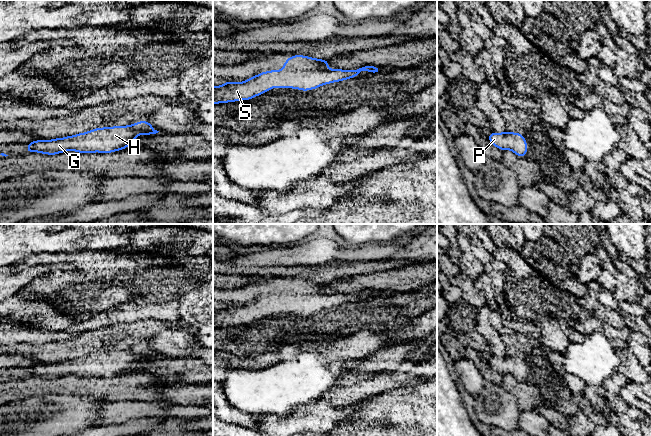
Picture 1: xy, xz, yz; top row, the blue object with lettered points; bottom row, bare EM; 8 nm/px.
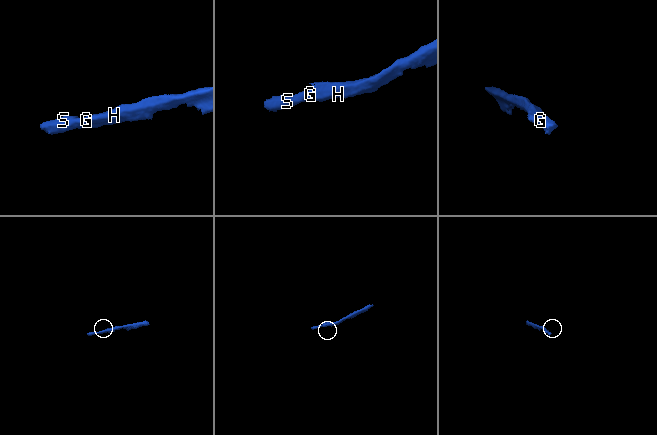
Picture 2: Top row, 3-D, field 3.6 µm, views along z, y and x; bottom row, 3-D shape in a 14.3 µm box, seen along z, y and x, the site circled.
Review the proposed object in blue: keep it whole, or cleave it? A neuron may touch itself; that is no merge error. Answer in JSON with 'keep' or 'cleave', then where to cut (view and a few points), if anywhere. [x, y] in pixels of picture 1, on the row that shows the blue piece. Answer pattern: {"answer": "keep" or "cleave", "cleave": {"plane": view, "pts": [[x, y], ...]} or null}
{"answer": "keep", "cleave": null}

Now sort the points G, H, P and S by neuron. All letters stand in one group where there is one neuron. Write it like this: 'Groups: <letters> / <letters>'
Groups: G H P S

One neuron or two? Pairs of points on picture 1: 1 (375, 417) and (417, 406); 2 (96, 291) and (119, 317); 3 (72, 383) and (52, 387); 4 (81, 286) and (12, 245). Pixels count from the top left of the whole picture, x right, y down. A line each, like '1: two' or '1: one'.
1: one
2: two
3: one
4: two

